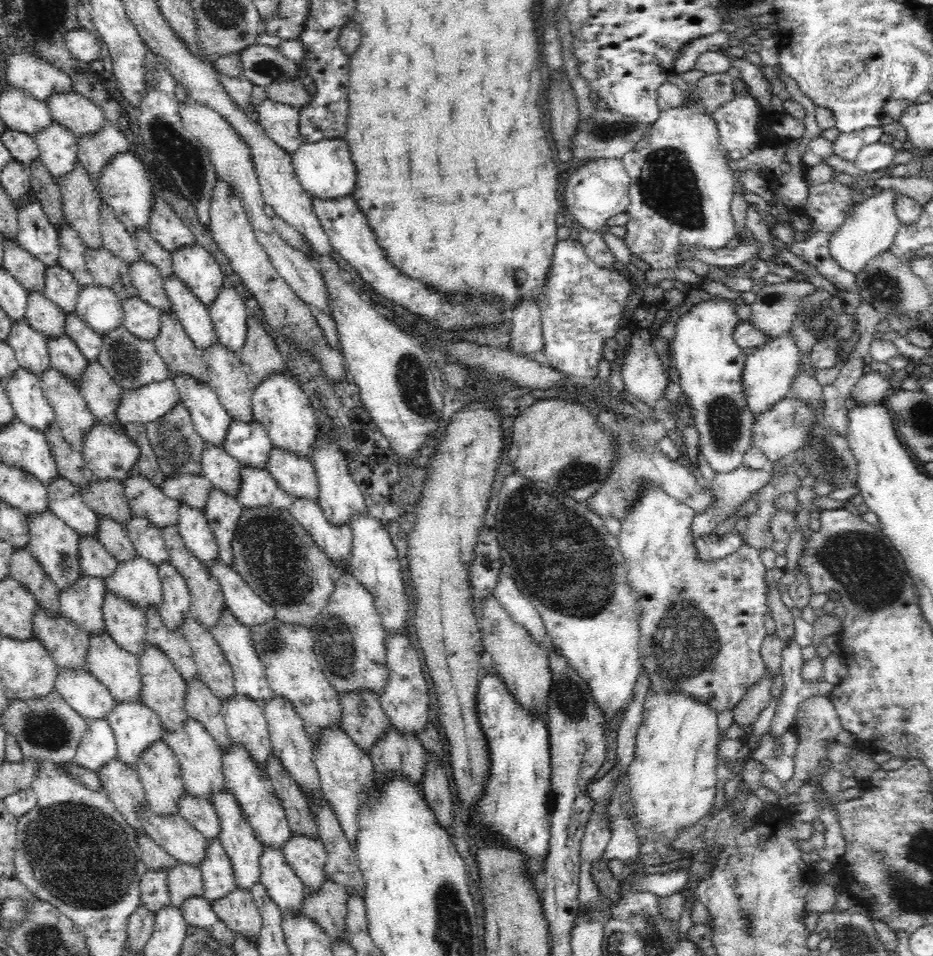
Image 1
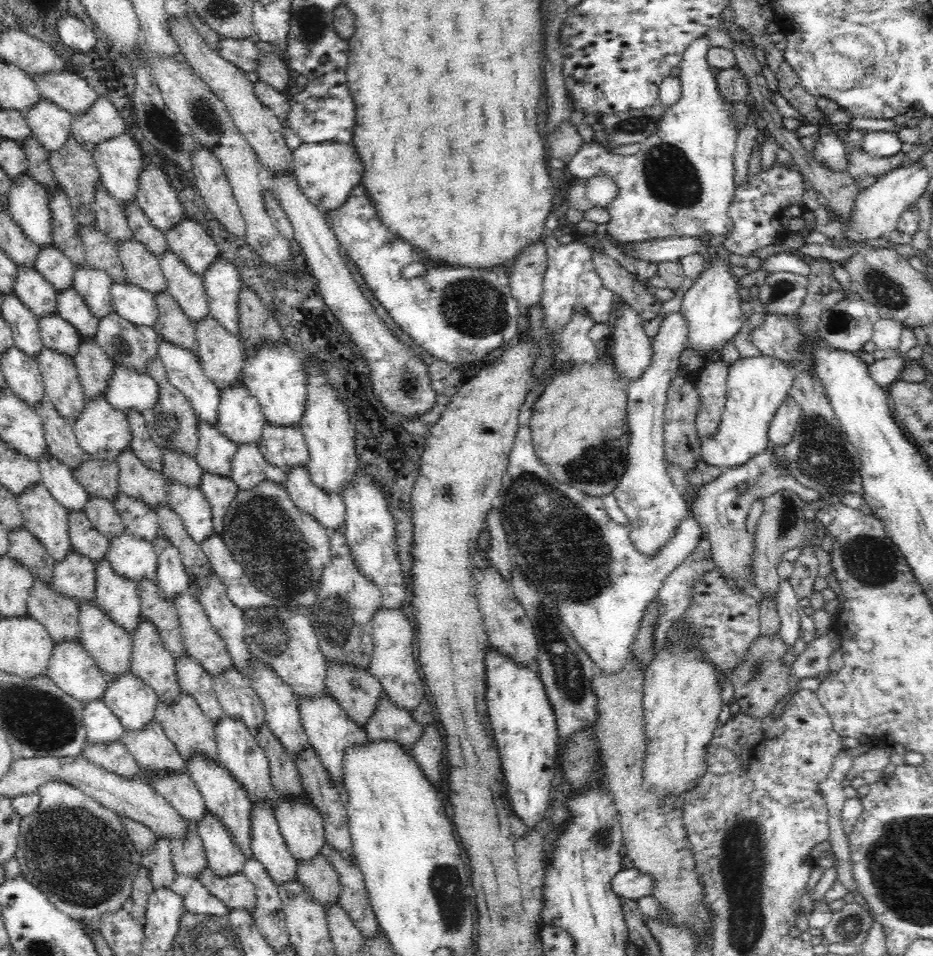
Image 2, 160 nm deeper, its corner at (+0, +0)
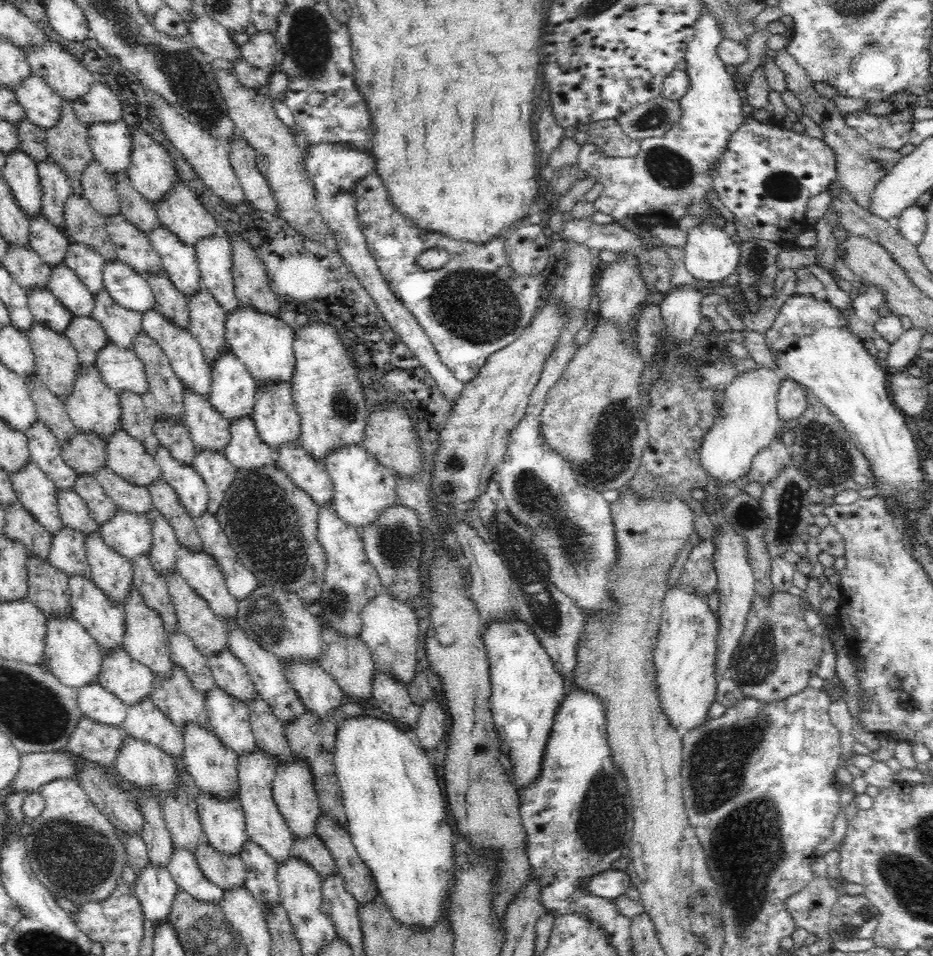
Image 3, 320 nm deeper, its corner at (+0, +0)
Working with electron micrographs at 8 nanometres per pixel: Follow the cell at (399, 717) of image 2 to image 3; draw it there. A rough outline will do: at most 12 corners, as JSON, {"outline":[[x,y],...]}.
{"outline":[[377,670],[377,707],[414,731],[421,706],[404,683]]}

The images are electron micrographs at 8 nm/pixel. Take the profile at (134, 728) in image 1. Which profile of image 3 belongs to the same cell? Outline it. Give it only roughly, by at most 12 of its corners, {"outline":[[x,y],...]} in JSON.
{"outline":[[123,646],[103,656],[97,682],[129,707],[153,671]]}

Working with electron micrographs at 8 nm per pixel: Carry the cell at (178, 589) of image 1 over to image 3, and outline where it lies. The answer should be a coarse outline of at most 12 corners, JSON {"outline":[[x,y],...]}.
{"outline":[[156,507],[145,514],[152,528],[149,558],[167,576],[176,569],[180,542]]}

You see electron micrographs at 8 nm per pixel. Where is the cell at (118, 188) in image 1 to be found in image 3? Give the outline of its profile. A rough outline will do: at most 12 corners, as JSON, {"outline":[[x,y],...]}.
{"outline":[[130,126],[88,128],[90,148],[108,175],[128,172]]}

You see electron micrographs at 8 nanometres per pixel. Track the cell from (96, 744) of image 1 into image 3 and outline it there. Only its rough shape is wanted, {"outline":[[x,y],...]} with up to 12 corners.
{"outline":[[99,682],[81,686],[77,703],[101,725],[122,726],[124,701]]}

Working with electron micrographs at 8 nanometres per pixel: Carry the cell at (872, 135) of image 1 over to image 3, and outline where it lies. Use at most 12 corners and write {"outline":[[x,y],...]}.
{"outline":[[744,117],[714,191],[752,236],[793,244],[837,178],[824,140]]}

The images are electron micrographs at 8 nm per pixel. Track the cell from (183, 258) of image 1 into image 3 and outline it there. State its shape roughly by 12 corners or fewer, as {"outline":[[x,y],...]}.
{"outline":[[178,176],[154,207],[161,224],[195,248],[219,230]]}

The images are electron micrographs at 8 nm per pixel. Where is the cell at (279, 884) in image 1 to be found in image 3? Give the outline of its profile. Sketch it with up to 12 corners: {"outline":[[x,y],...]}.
{"outline":[[258,746],[237,758],[249,840],[276,864],[292,831],[273,800],[277,767]]}

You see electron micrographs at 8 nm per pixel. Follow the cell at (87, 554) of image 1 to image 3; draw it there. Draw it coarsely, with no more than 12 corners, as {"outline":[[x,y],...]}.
{"outline":[[57,489],[65,526],[85,536],[102,528],[74,489]]}

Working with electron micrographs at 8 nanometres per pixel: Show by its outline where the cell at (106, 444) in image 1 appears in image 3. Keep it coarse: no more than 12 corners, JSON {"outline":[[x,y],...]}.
{"outline":[[96,366],[78,369],[65,407],[78,433],[121,428],[119,394]]}

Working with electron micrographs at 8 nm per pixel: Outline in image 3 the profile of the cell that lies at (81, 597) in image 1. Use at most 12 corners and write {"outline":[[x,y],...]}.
{"outline":[[62,526],[47,561],[69,578],[91,573],[85,535]]}

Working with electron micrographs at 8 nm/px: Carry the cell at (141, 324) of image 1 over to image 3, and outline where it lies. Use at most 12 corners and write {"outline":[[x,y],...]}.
{"outline":[[120,260],[106,261],[103,281],[123,309],[144,314],[155,296]]}

